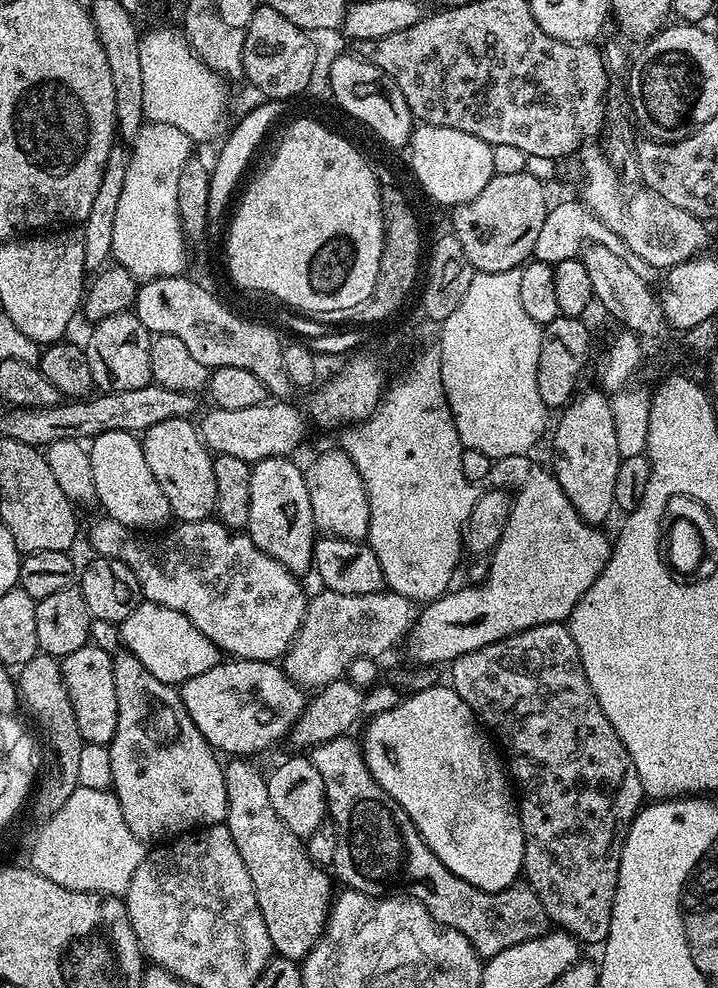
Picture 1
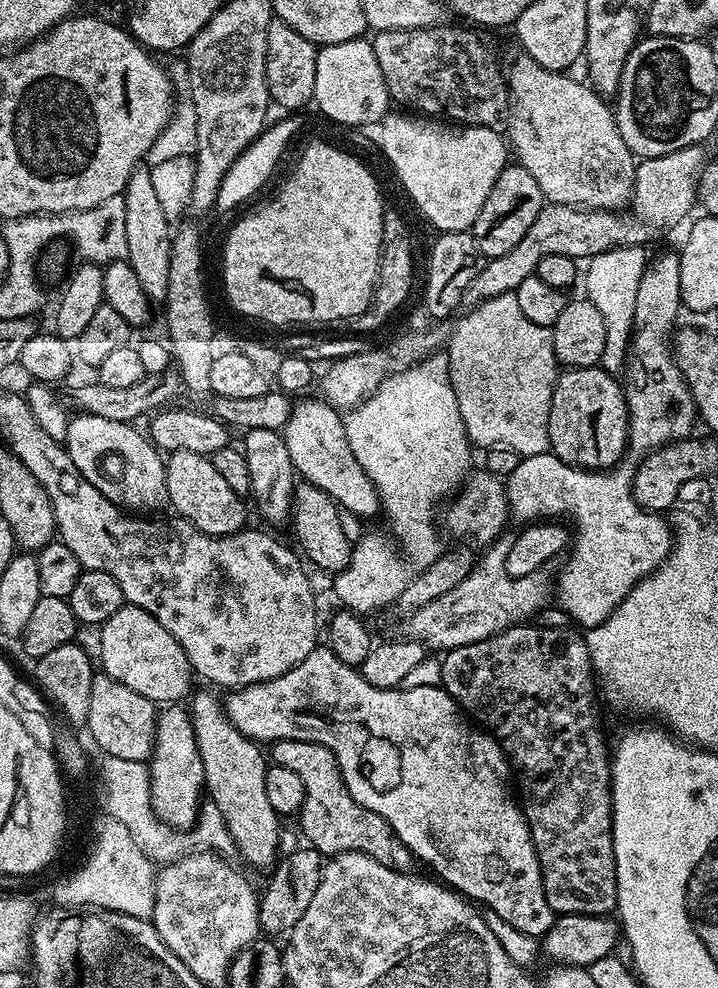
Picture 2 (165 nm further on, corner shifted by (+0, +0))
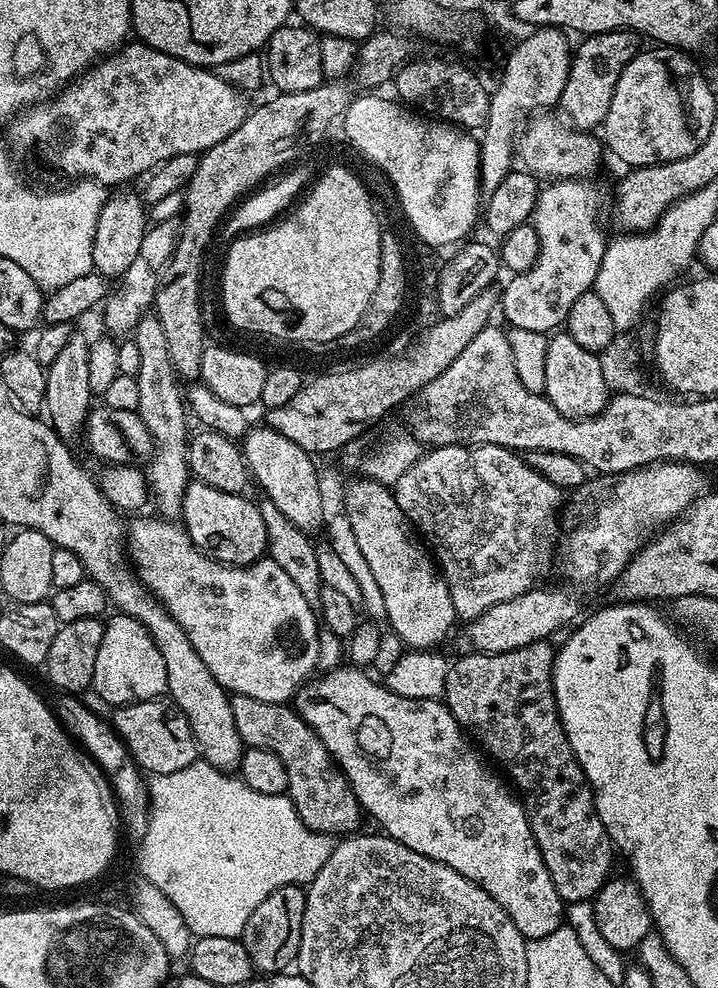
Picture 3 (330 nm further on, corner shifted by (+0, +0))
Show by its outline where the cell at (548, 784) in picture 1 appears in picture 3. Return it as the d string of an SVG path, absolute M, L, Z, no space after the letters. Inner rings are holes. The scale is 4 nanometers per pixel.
M539 640L502 654L474 652L461 655L456 658L460 660L451 661L442 699L460 727L471 733L475 743L503 769L506 776L508 771L507 779L518 789L542 862L546 862L546 870L550 870L554 890L558 890L561 900L577 904L595 898L613 875L614 845L606 826L602 826L602 818L598 818L596 797L574 750L570 750L570 742L556 709L552 689L552 663L556 660L556 652L550 645L548 640Z

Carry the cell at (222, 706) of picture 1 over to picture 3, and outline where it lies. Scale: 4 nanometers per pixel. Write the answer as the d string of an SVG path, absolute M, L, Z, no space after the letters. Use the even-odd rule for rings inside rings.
M339 666L309 679L294 697L296 713L311 726L314 734L318 734L318 738L322 738L326 750L336 759L336 765L344 771L344 777L350 782L361 809L367 815L369 812L384 827L381 829L393 840L402 842L402 846L422 854L434 862L442 862L446 866L450 866L450 870L458 870L458 874L462 874L462 878L470 878L470 882L482 886L482 890L486 890L486 894L490 894L490 898L494 898L494 902L498 902L498 906L502 906L502 910L506 910L506 914L510 914L510 922L514 922L514 926L518 926L518 930L523 934L525 941L544 938L553 933L554 930L558 930L566 920L566 904L565 901L560 899L558 890L554 890L554 882L550 882L550 870L546 870L546 862L542 862L538 842L530 830L528 816L524 813L524 805L514 795L513 789L505 783L501 773L481 755L477 745L469 739L465 729L460 727L460 723L454 718L454 714L449 710L443 699L406 698L402 694L391 692L379 679L373 678L374 680L371 680L367 676L368 674L363 668Z

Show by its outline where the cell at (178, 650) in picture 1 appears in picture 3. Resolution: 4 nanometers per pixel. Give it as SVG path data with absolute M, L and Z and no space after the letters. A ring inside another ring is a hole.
M123 614L113 615L113 620L110 619L105 623L104 633L102 634L102 646L98 646L98 658L94 662L94 678L92 679L91 691L97 692L106 703L111 706L119 706L122 704L133 704L136 700L154 700L163 697L168 691L168 683L166 682L166 662L162 662L162 654L158 654L158 646L154 646L154 638L150 638L150 634L142 626L142 622L138 622L134 618Z

